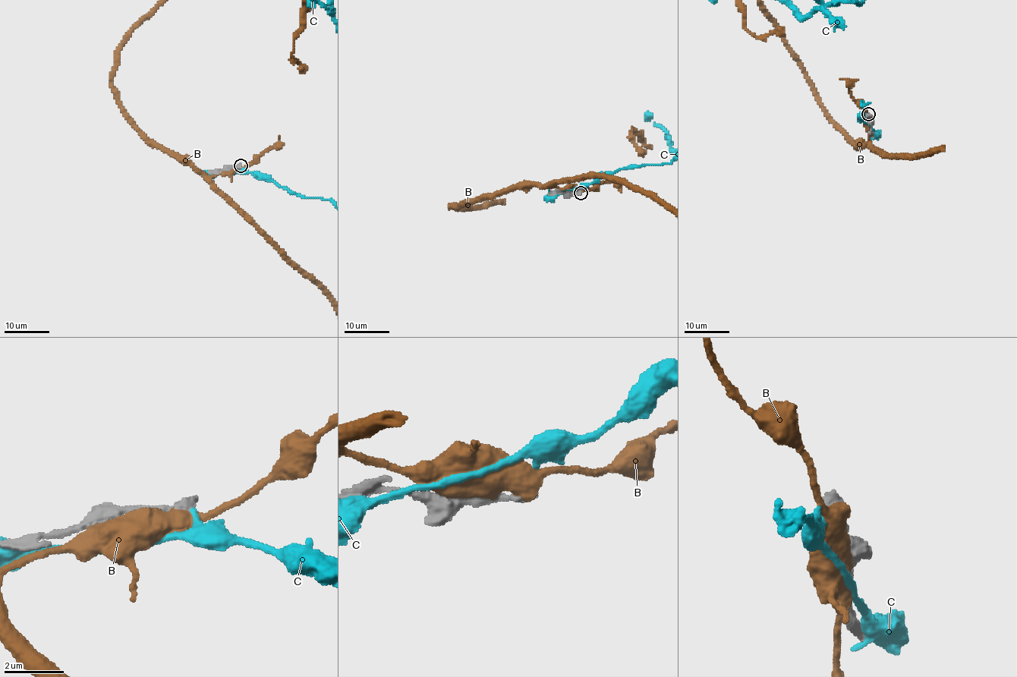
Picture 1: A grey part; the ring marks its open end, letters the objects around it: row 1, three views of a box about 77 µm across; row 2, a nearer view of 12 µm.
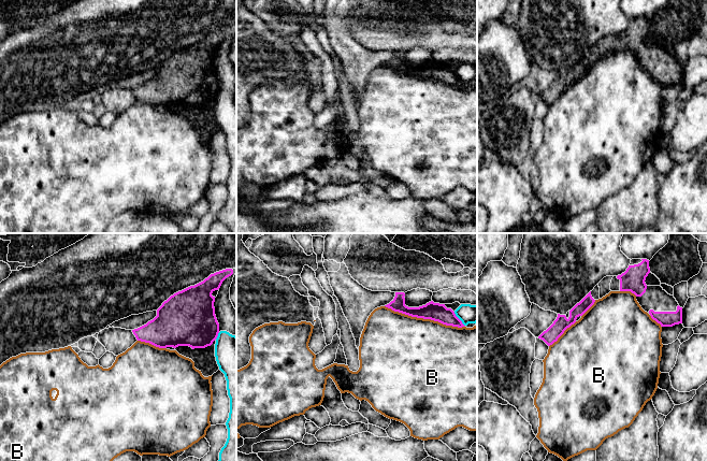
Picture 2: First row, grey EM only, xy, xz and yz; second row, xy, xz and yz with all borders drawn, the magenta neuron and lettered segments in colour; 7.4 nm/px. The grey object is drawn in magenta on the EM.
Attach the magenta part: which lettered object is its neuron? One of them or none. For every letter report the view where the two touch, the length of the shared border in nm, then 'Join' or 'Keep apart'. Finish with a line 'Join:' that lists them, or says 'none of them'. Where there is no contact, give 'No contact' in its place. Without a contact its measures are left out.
B: Touches magenta in xz. Shared border 600 nm. Keep apart
C: Touches magenta in xz. Shared border 140 nm. Keep apart
Join: none of them

